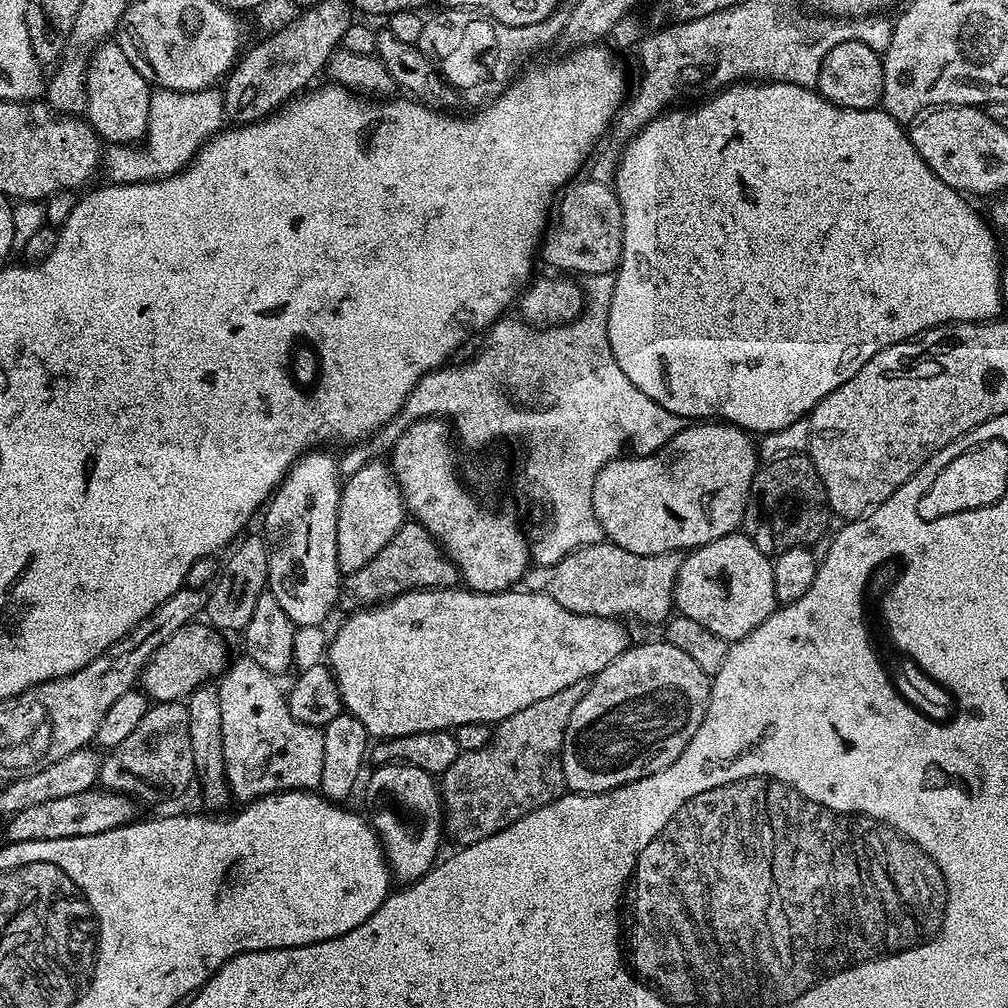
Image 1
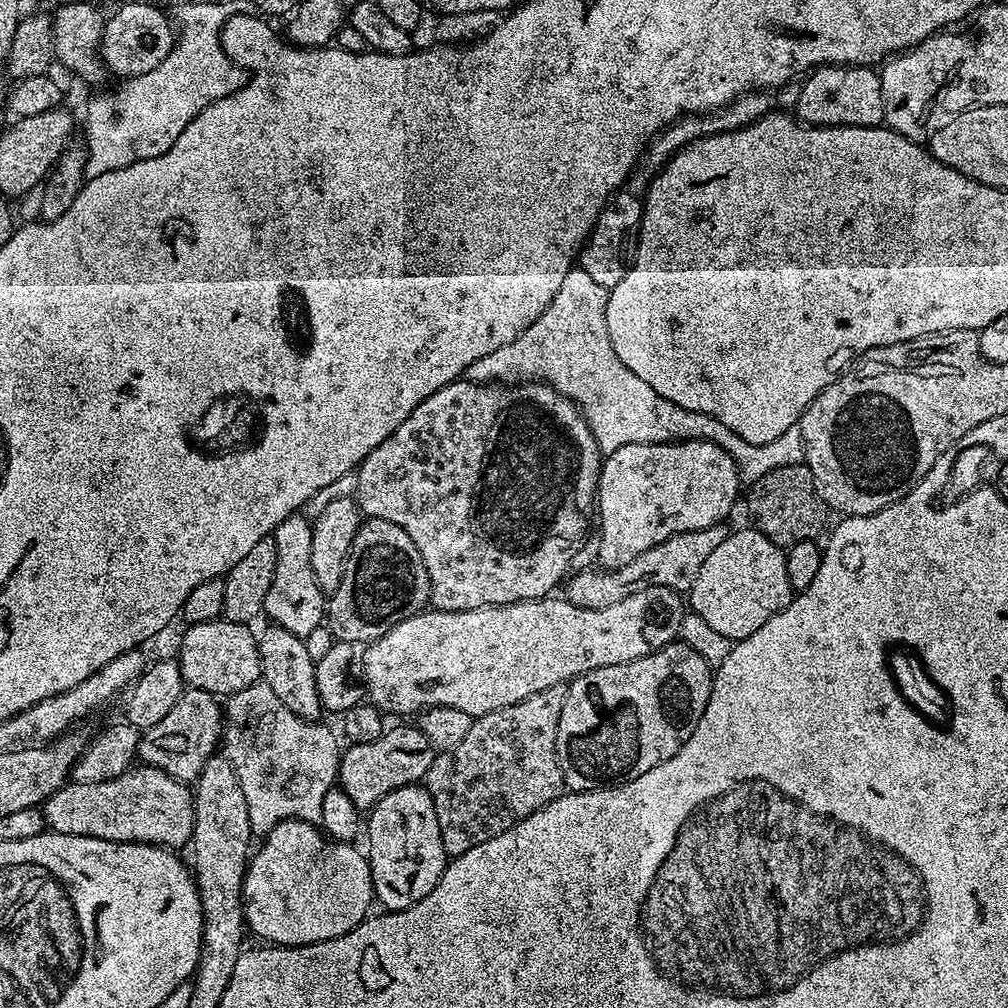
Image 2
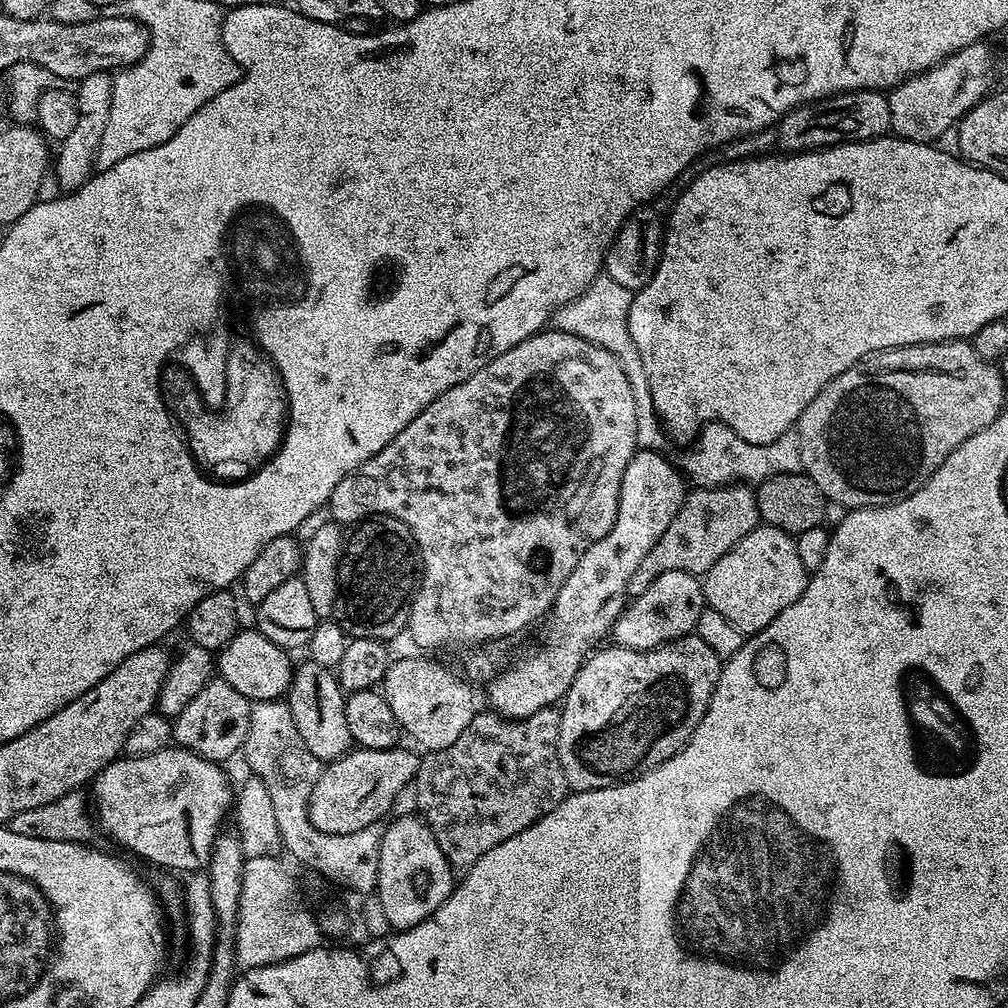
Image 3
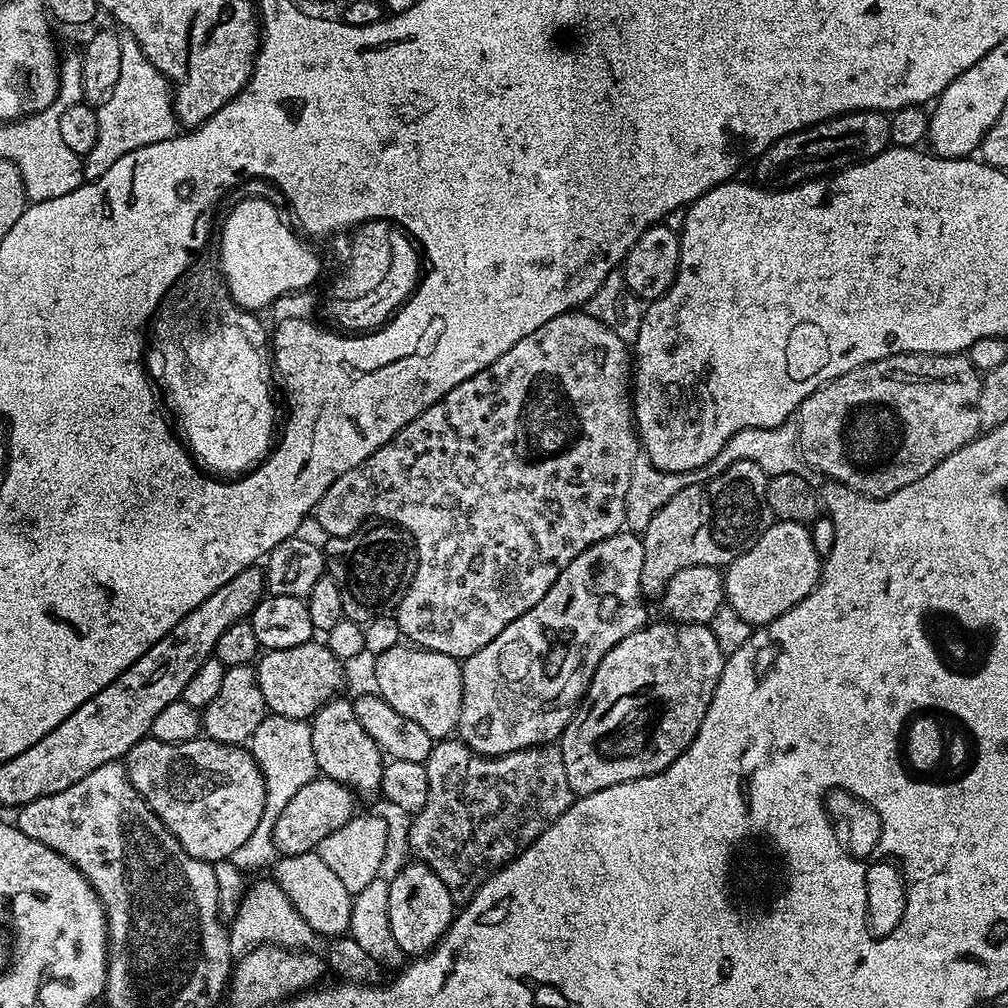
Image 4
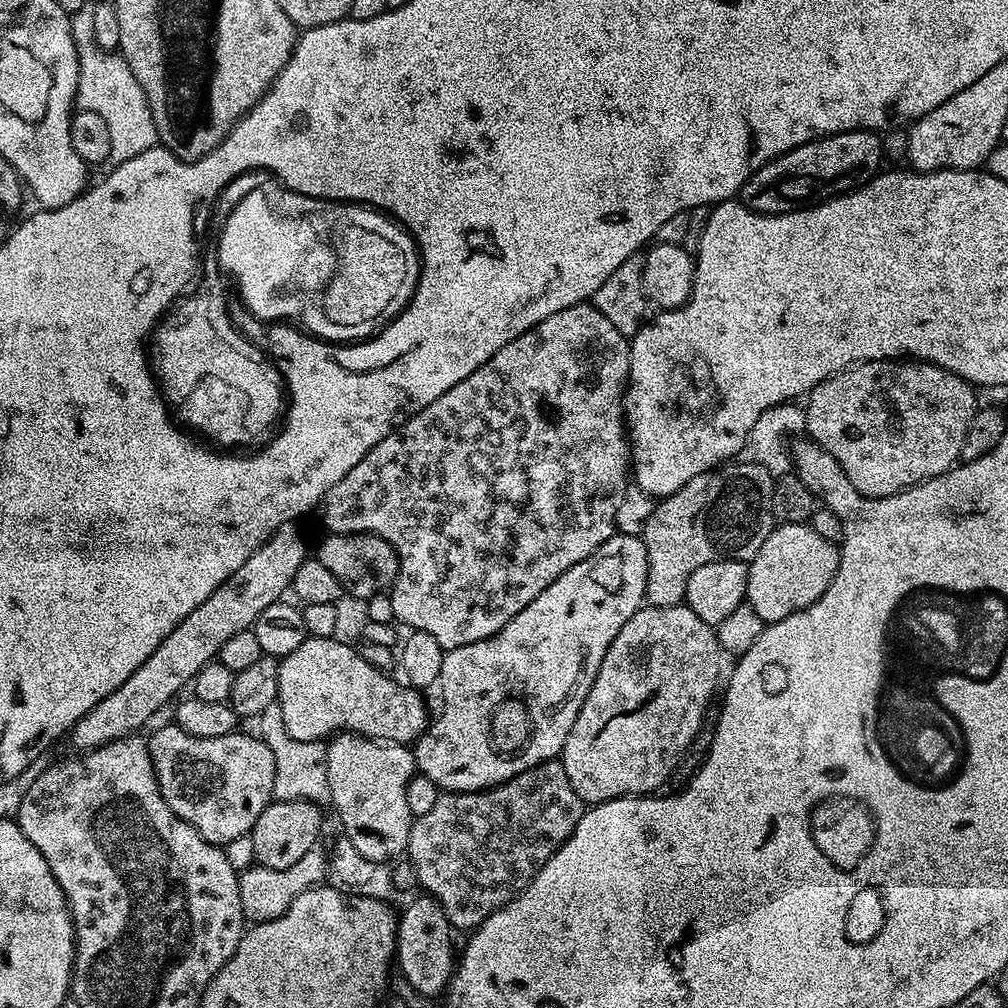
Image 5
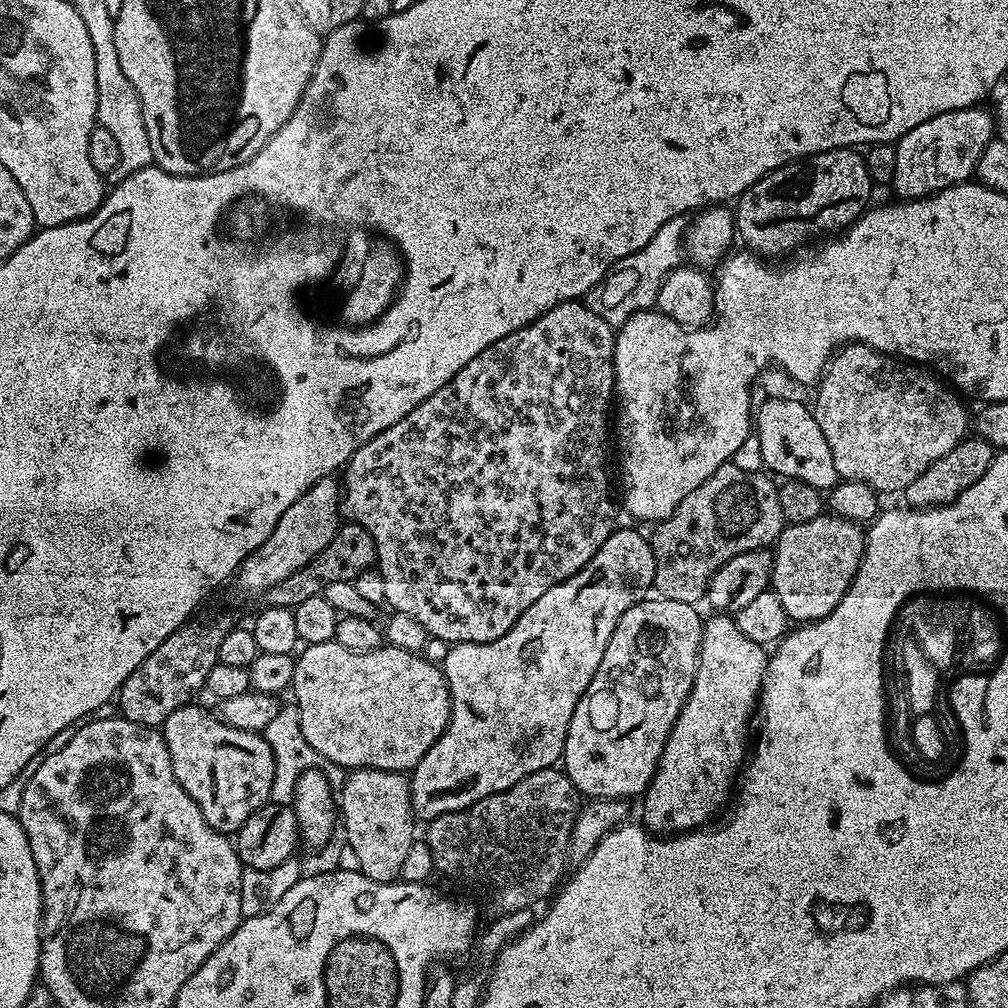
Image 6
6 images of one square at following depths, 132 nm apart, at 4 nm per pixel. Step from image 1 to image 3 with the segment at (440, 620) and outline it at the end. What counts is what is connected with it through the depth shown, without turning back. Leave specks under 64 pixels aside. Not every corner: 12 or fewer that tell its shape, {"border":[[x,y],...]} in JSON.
{"border":[[658,574],[610,636],[645,652],[695,633],[701,577]]}

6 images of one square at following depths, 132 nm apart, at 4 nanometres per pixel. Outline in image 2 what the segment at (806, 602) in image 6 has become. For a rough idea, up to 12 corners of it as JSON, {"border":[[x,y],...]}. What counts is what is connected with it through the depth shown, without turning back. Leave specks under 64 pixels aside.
{"border":[[729,531],[686,596],[734,642],[794,595],[785,549]]}

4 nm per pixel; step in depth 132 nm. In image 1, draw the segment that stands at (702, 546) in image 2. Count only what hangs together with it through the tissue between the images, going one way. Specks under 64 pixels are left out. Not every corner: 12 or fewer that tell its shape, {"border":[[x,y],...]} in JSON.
{"border":[[605,542],[522,584],[574,614],[674,612],[680,552],[643,556]]}

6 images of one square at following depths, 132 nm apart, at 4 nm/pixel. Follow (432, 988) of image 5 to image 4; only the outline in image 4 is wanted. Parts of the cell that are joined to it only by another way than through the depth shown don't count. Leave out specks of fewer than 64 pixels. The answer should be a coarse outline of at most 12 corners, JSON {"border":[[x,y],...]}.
{"border":[[409,862],[389,886],[390,929],[405,957],[446,934],[454,905],[430,866]]}

